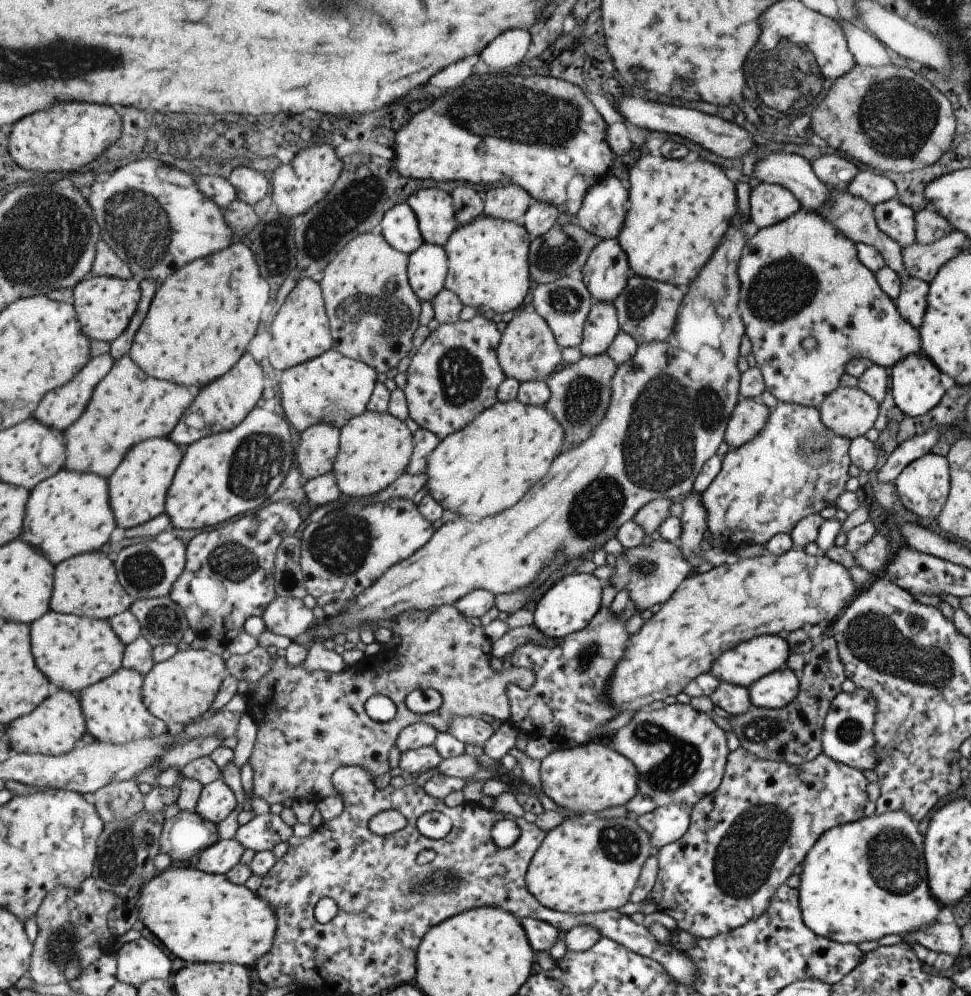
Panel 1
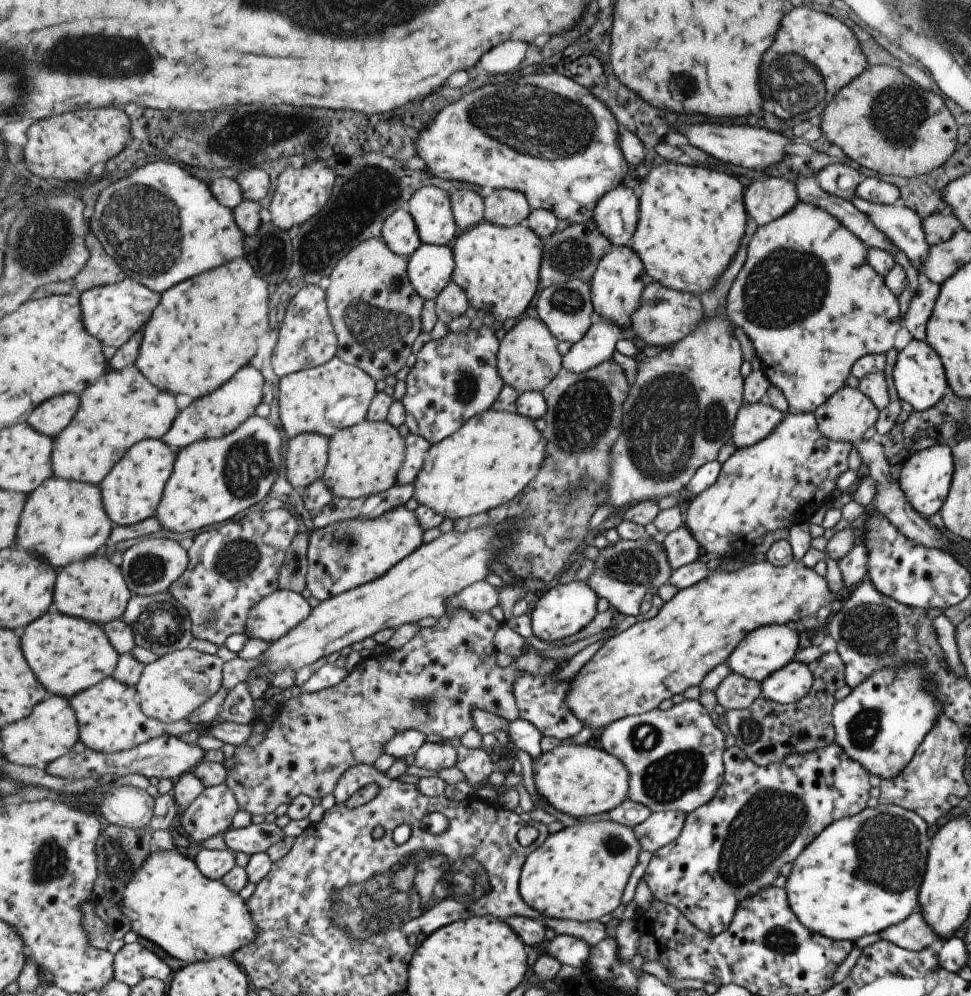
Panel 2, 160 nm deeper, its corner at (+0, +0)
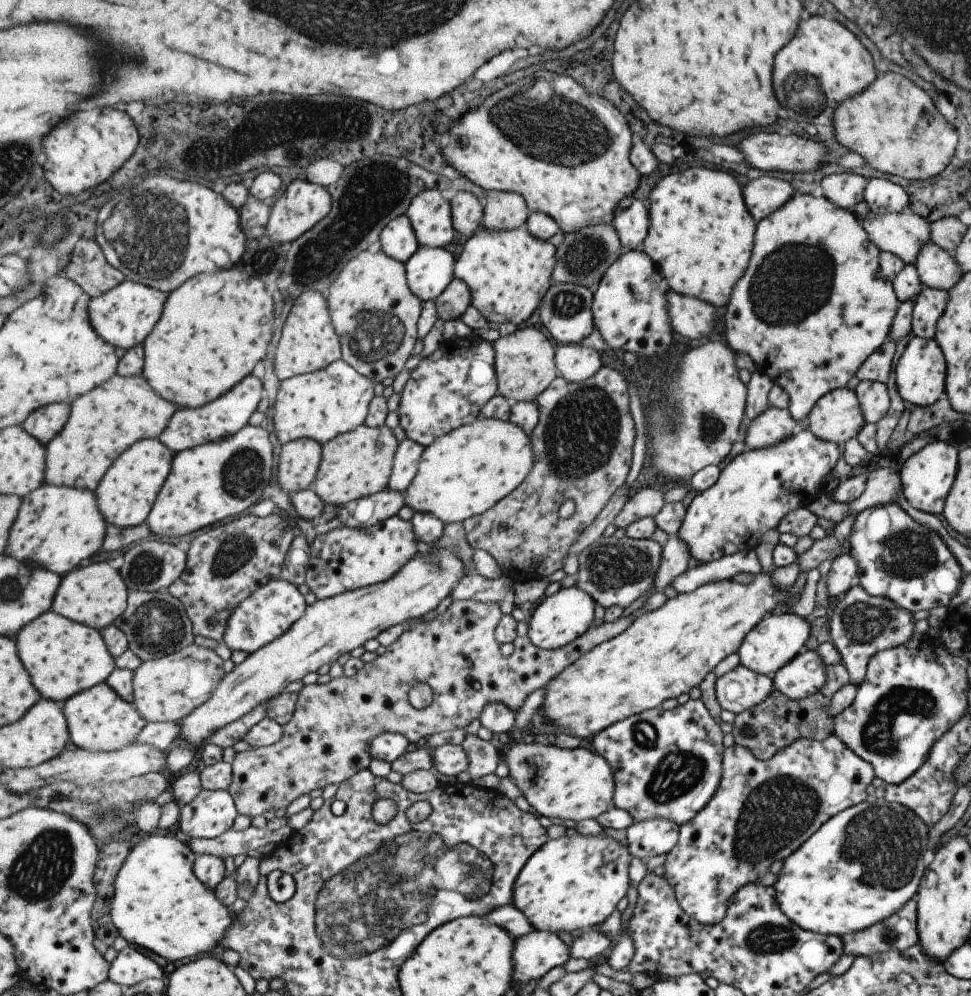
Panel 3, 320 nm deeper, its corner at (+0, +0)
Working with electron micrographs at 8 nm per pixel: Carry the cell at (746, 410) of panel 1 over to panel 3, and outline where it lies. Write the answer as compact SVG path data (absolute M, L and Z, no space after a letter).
M769 406L747 426L744 444L748 449L762 449L780 443L797 430L797 422L787 409Z

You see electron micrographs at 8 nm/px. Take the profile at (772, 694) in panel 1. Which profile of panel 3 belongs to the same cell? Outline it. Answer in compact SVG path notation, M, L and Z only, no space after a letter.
M814 649L796 654L772 676L772 688L794 701L815 694L826 681L825 667Z

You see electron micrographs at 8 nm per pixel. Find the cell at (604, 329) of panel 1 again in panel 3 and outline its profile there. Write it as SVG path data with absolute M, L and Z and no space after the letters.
M579 344L559 345L556 361L559 375L572 383L595 376L603 366L600 351Z

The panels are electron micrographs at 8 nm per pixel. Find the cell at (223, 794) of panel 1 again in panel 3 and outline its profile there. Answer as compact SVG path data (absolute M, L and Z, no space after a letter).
M202 789L192 803L182 807L179 826L191 839L214 839L233 829L239 815L229 790Z

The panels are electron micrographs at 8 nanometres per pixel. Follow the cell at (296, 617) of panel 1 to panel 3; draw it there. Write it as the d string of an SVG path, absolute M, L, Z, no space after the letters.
M283 578L272 580L248 596L233 611L223 641L231 651L243 650L249 655L253 654L291 630L291 627L304 617L308 608L305 596L299 592L297 585Z

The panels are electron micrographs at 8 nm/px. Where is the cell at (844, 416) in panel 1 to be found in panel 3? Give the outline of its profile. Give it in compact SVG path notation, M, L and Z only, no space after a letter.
M847 387L820 396L807 413L808 430L817 438L845 444L864 425L857 397Z

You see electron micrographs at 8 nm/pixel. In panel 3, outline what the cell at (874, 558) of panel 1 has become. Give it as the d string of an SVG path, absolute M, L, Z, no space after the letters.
M844 549L839 556L832 560L829 571L825 576L827 594L828 596L845 594L856 581L854 558L851 558L851 555Z

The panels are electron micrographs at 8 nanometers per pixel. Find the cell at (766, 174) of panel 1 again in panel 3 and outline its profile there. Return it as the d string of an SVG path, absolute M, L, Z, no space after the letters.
M905 207L900 213L885 213L882 215L874 215L868 212L863 218L859 219L863 230L868 234L868 239L873 241L880 251L887 251L900 258L905 265L913 265L916 261L920 248L930 240L929 222L921 218L918 214L912 213L908 207Z

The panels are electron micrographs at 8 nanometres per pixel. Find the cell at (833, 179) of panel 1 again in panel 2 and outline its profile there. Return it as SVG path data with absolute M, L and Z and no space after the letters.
M833 163L822 168L815 176L819 188L827 194L850 201L861 181L861 174L847 164Z

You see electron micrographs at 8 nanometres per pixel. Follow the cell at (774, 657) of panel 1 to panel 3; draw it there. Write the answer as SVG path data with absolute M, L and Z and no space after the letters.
M795 613L773 614L763 617L741 641L736 650L739 662L753 672L772 677L784 664L787 664L809 636L809 624L804 617Z

